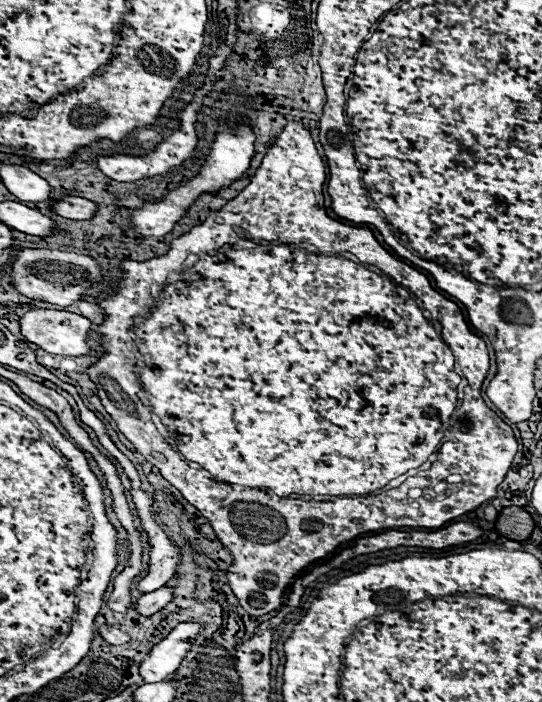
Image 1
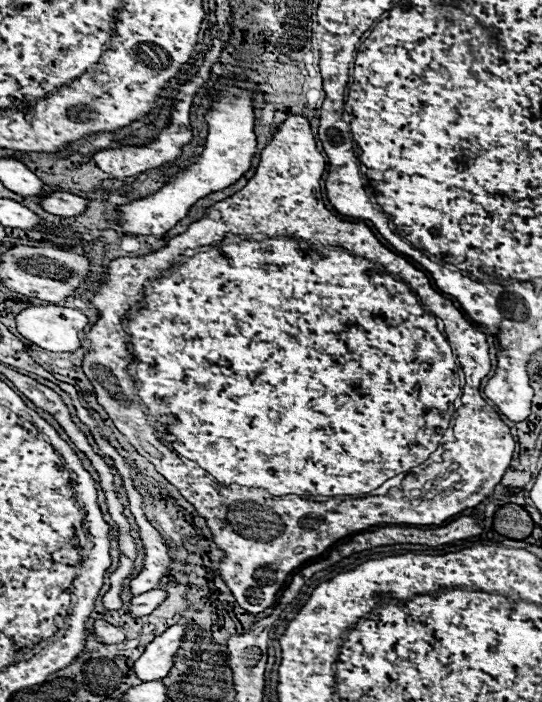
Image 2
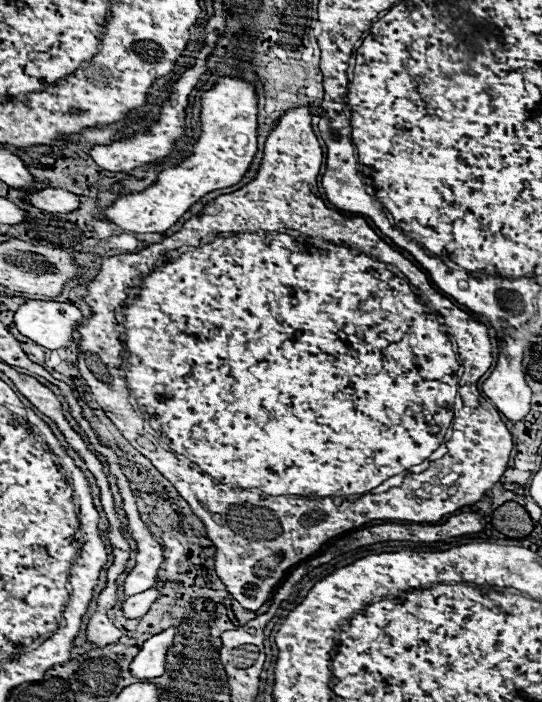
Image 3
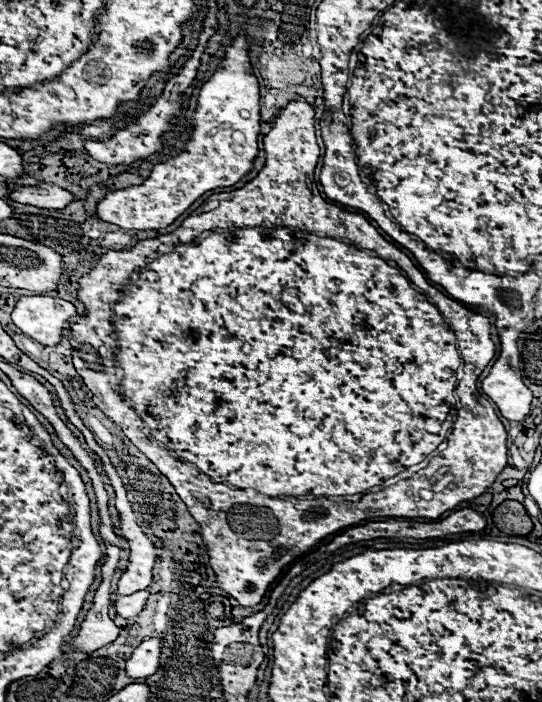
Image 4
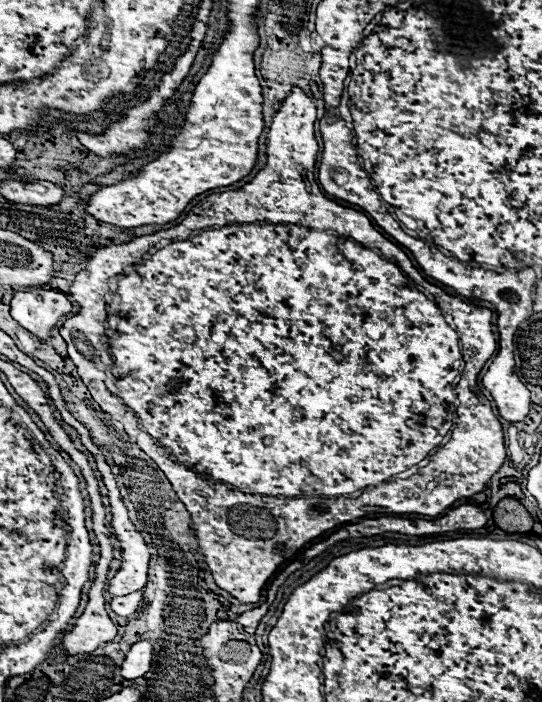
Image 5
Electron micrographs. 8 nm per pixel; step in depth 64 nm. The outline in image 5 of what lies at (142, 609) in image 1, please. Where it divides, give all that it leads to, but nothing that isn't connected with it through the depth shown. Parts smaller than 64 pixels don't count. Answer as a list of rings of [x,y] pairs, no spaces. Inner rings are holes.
[[[132,592],[132,594],[126,594],[126,596],[116,596],[110,600],[110,608],[118,614],[118,616],[132,616],[138,608],[142,600],[142,592]]]

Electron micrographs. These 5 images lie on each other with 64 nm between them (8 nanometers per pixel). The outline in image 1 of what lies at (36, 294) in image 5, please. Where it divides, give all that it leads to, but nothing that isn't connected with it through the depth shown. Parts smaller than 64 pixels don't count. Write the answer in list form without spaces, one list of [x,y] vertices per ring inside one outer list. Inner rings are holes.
[[[34,308],[28,310],[26,314],[20,316],[20,328],[22,328],[22,336],[40,346],[42,350],[50,352],[50,354],[58,354],[58,356],[82,356],[92,352],[86,344],[86,334],[90,330],[90,320],[84,318],[82,314],[74,314],[74,312],[66,312],[66,310],[46,310],[46,308]]]

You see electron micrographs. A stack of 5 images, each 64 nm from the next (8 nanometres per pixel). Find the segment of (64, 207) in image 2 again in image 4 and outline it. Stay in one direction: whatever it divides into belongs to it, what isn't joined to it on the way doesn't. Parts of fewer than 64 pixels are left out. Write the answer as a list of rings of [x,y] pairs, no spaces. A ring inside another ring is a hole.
[[[40,184],[40,186],[14,186],[10,198],[20,204],[30,204],[46,210],[62,210],[72,202],[72,194],[54,184]]]

